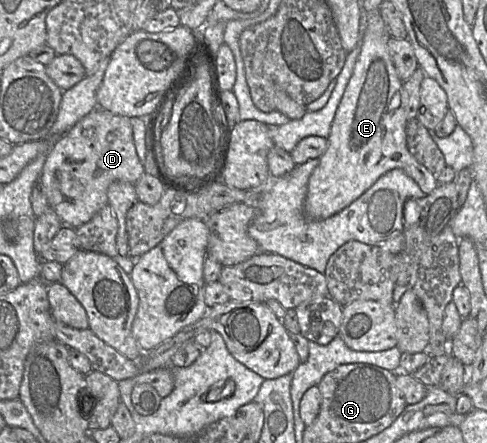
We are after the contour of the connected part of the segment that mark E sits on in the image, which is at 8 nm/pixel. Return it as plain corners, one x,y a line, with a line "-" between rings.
366,28
363,34
360,54
331,125
327,138
328,147
319,158
319,164
308,181
304,212
311,219
326,219
340,212
358,199
382,175
395,168
402,169
426,195
432,193
439,185
436,176
420,164
408,150
406,143
408,119
402,99
403,82
397,74
387,49
389,38
388,29
385,35
376,35

